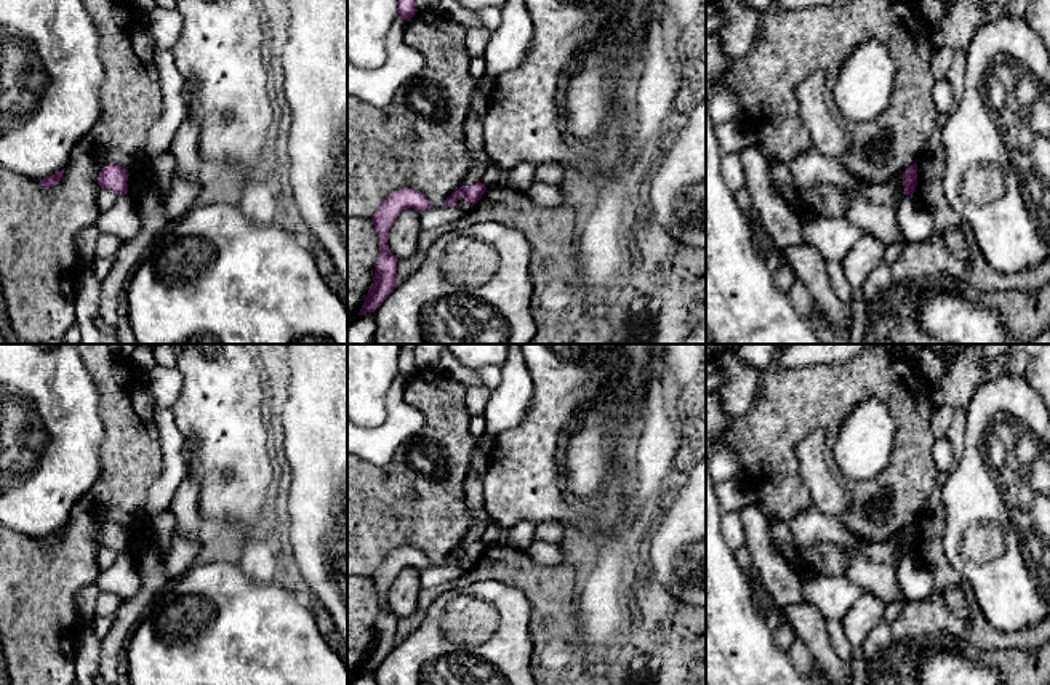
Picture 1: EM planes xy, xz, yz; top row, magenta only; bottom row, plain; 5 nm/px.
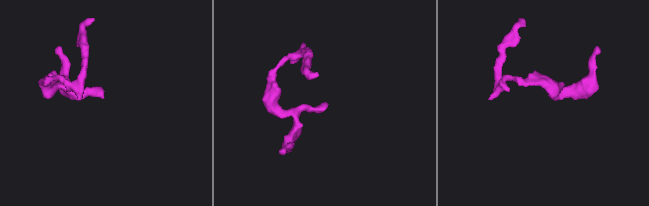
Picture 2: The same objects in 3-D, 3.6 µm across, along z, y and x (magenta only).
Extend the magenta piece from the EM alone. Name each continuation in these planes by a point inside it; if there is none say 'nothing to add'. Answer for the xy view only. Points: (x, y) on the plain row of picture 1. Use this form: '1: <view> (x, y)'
nothing to add

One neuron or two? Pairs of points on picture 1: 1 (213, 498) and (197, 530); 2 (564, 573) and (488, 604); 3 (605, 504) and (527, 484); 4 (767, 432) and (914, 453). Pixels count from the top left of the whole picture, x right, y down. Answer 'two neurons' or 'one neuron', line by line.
1: two neurons
2: two neurons
3: one neuron
4: one neuron

